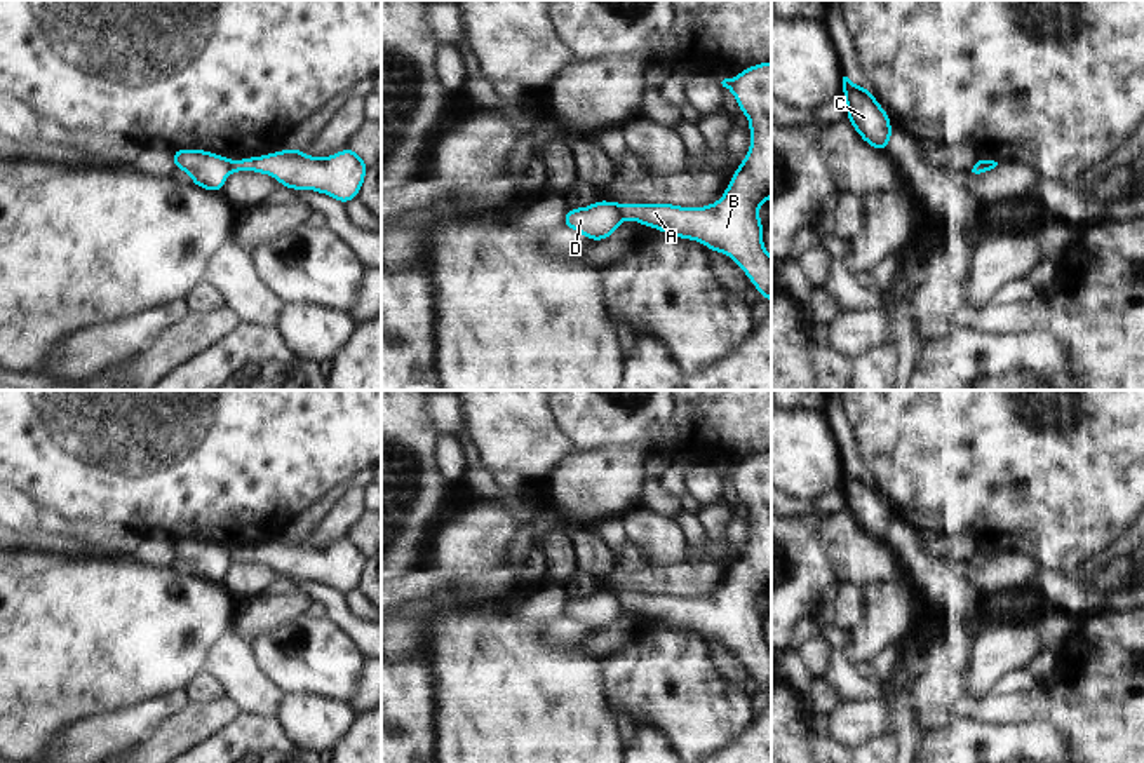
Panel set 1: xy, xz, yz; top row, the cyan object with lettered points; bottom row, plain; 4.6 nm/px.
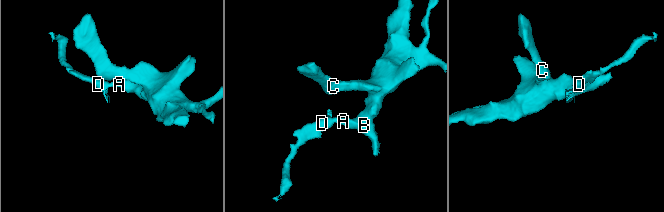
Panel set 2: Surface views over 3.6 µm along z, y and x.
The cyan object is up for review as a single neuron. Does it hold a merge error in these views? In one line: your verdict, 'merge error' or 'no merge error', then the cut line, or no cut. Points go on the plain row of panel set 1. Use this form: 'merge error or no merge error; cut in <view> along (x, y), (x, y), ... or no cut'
merge error; cut in xz along (617, 594), (624, 608)

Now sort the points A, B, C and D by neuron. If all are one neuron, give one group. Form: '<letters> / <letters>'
A B C / D

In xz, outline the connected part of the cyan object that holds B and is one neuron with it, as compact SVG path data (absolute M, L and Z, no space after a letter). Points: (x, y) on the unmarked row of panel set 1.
M771 451L744 458L721 474L750 512L750 538L723 587L702 598L634 592L620 592L618 598L623 610L677 629L698 631L712 643L730 646L771 693L771 646L759 610L759 596L771 589Z

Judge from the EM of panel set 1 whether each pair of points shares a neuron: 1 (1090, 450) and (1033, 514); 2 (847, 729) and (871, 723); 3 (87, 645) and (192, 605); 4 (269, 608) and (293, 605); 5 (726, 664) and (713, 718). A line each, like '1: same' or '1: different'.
1: same
2: same
3: same
4: same
5: different

